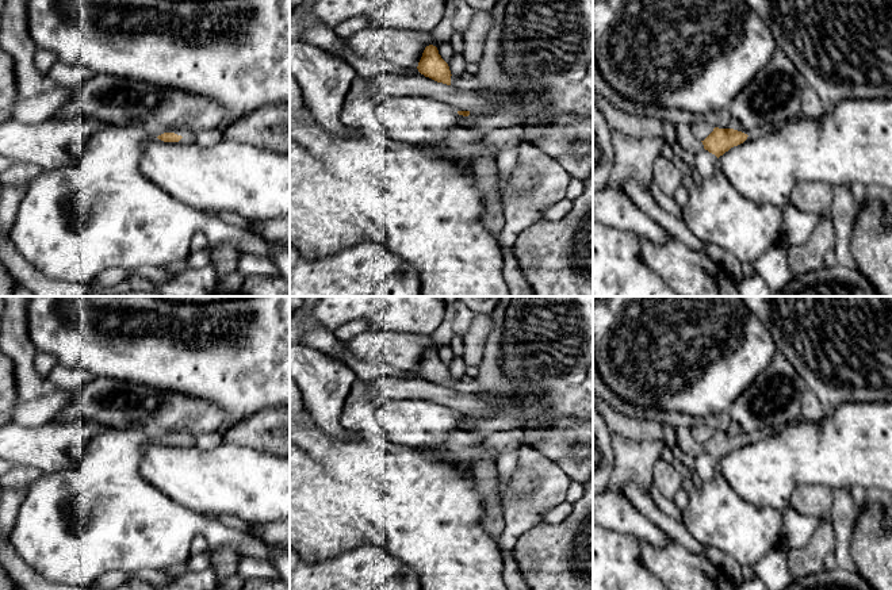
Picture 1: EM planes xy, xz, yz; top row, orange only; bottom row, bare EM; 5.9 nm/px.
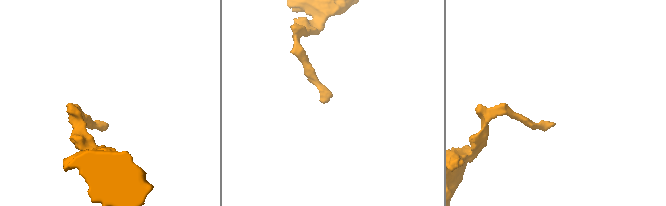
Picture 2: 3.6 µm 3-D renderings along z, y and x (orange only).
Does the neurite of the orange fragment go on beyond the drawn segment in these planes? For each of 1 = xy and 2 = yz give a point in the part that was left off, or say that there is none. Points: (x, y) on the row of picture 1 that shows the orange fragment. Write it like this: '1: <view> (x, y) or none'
1: none
2: none

